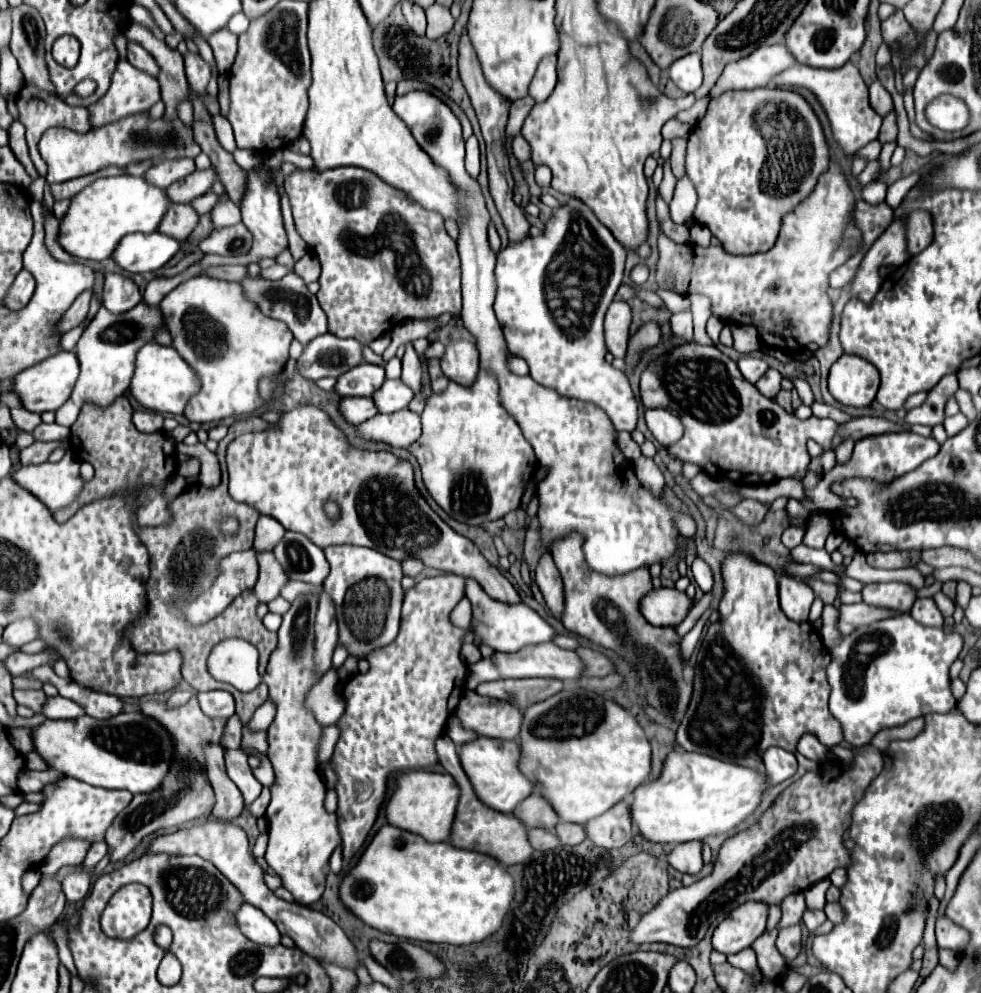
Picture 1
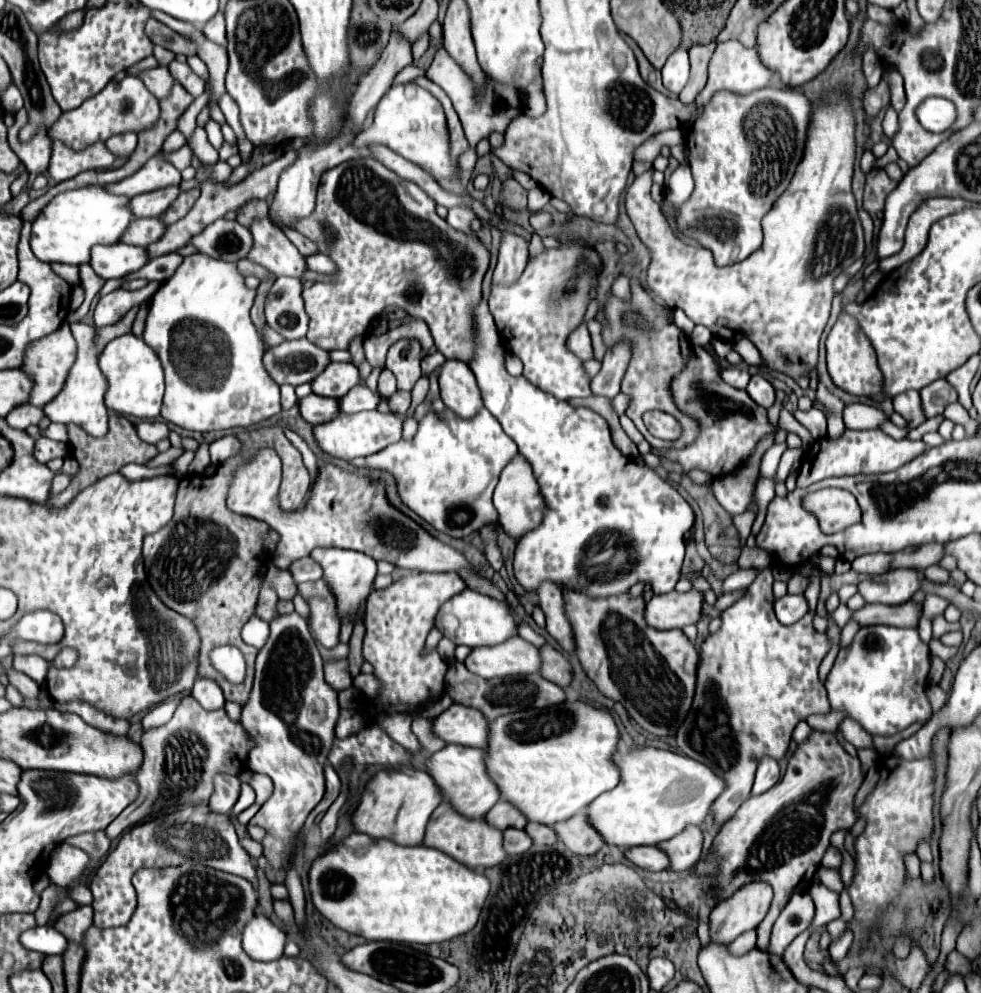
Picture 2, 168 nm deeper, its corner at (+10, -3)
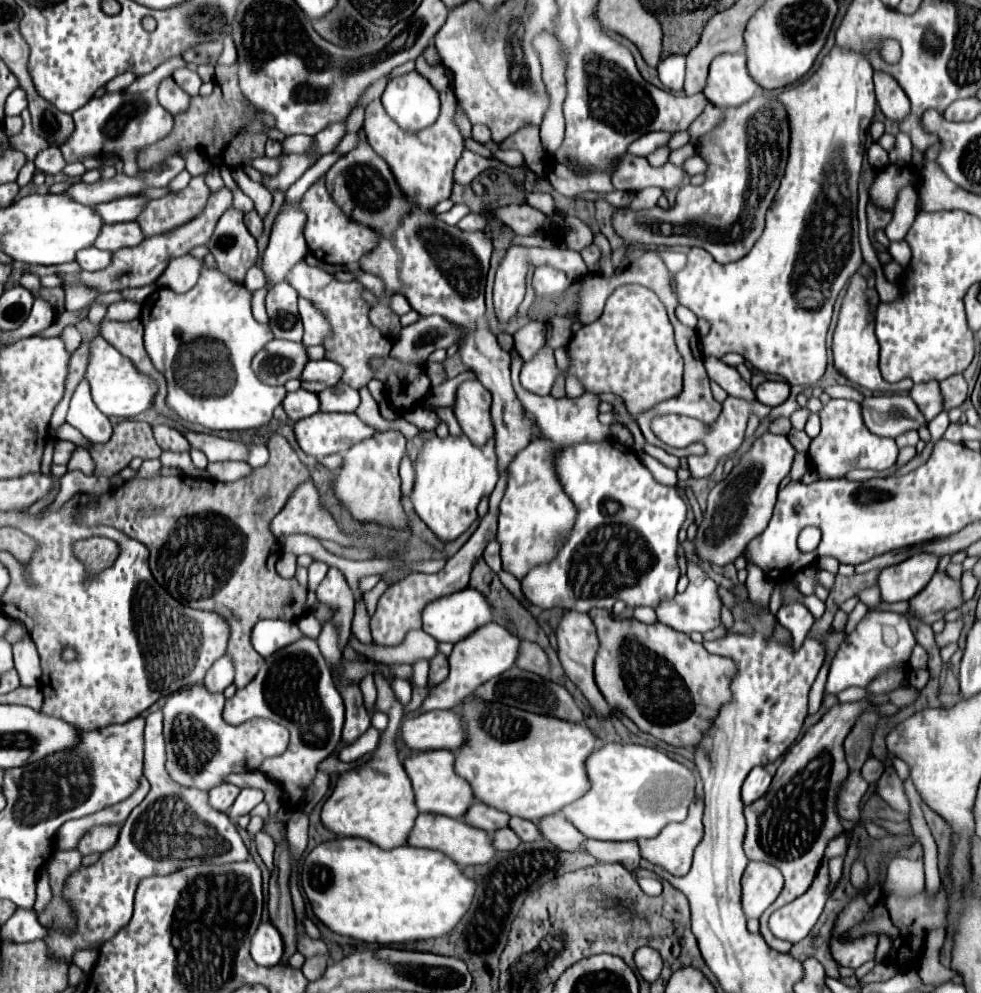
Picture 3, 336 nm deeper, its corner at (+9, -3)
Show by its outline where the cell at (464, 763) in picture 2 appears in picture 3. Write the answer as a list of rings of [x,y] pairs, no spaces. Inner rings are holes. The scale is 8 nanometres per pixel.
[[[429,750],[417,754],[413,752],[403,758],[403,768],[407,776],[411,776],[411,784],[415,788],[415,806],[419,808],[419,812],[463,818],[469,804],[473,802],[473,792],[469,784],[455,774],[453,762],[455,762],[455,752],[451,750]]]

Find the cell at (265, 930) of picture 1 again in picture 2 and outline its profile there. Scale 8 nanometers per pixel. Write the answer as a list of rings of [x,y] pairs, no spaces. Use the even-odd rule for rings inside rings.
[[[256,914],[244,924],[242,930],[242,948],[246,954],[260,962],[278,960],[286,944],[286,934],[272,920],[262,914]]]

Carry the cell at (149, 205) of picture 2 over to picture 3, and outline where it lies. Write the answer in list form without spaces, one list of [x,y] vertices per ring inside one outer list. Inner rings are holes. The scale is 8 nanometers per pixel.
[[[125,196],[119,200],[111,200],[107,204],[95,204],[95,212],[103,216],[105,224],[115,222],[131,222],[139,216],[139,212],[145,208],[147,198],[143,196]]]

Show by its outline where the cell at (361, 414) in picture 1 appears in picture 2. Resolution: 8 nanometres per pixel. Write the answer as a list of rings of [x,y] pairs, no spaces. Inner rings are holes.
[[[310,394],[300,400],[300,414],[312,426],[326,424],[340,414],[340,404],[338,404],[338,400],[328,400],[328,398]]]

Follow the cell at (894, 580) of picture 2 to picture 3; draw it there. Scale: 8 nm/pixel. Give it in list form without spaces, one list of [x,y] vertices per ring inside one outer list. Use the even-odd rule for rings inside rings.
[[[919,552],[901,564],[889,566],[879,574],[879,590],[885,602],[911,600],[917,596],[937,572],[939,558],[931,552]]]

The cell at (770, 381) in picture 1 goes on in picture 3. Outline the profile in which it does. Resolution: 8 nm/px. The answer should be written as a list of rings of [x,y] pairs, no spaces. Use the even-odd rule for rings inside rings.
[[[767,380],[755,390],[757,400],[771,408],[783,404],[789,398],[789,392],[791,392],[791,386],[787,382],[775,382],[775,380]]]

